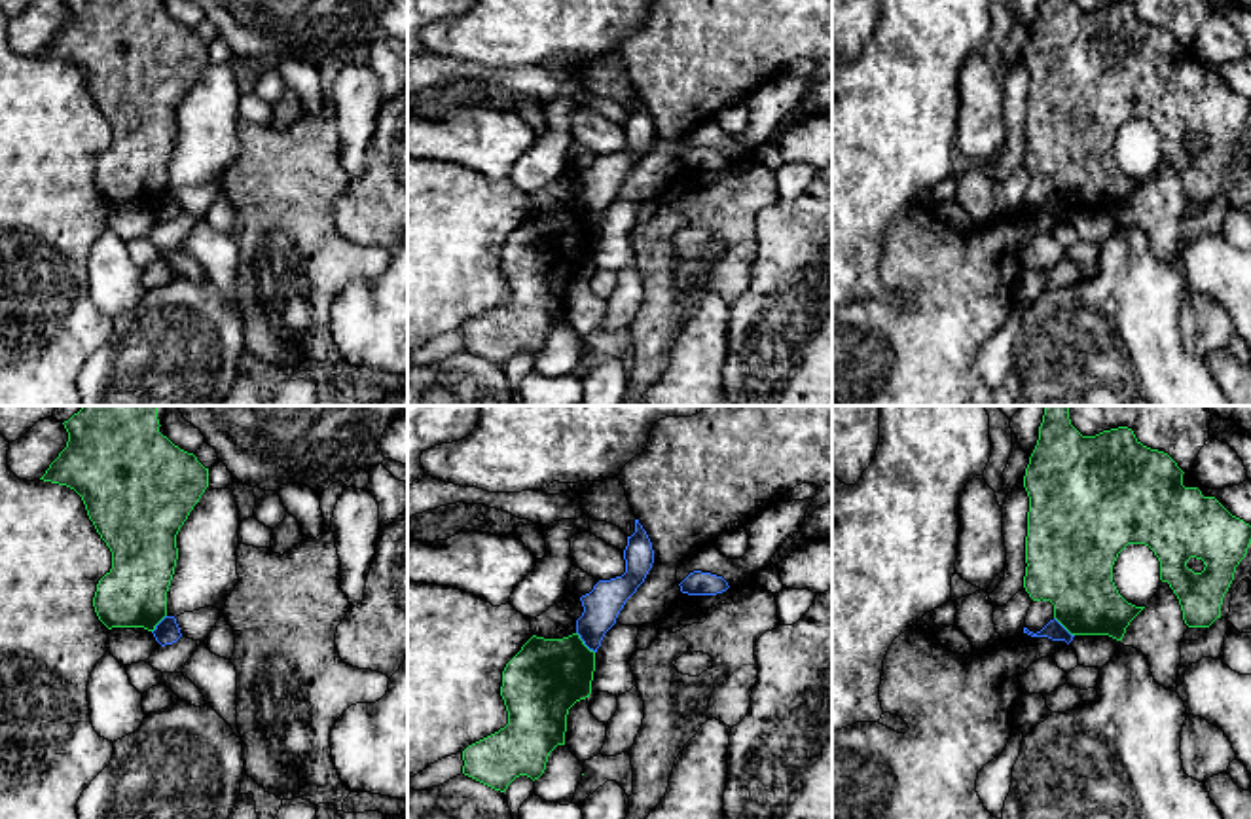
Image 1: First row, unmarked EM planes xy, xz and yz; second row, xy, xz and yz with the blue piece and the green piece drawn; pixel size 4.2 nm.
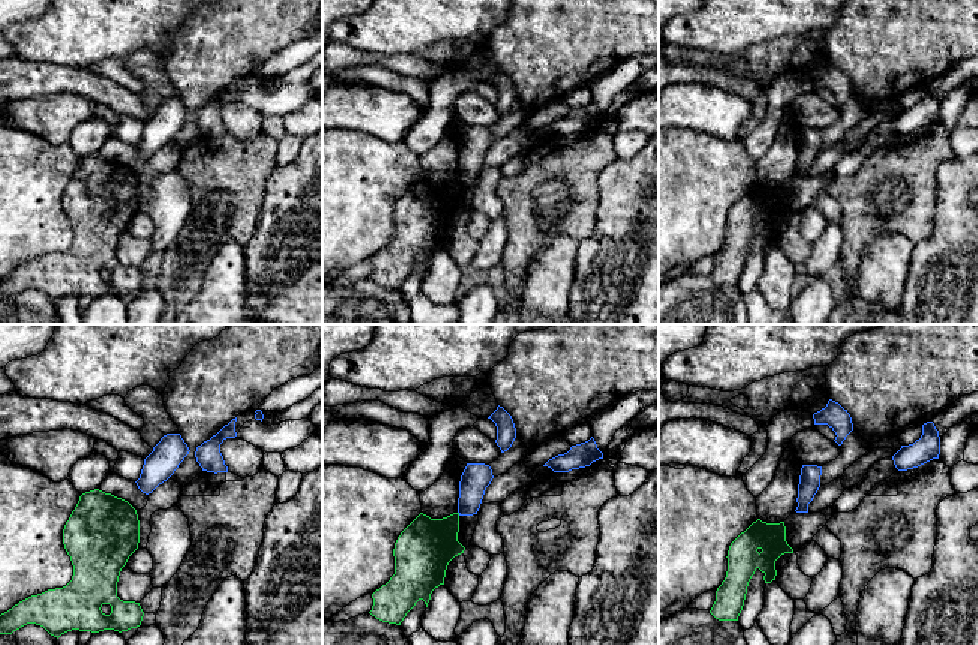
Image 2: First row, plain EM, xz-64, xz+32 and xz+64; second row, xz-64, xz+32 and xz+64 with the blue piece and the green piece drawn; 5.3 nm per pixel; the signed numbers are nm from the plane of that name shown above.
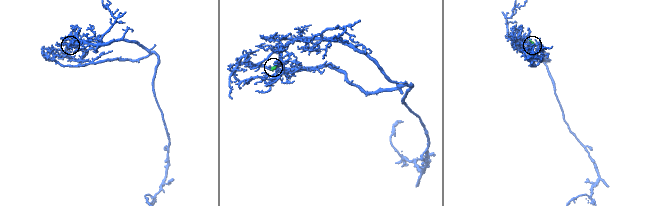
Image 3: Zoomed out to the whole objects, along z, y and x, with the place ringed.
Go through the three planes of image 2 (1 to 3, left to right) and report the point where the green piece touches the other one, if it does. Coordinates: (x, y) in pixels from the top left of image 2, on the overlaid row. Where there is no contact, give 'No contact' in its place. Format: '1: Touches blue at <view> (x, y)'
1: No contact
2: Touches blue at xz+32 (458, 512)
3: No contact

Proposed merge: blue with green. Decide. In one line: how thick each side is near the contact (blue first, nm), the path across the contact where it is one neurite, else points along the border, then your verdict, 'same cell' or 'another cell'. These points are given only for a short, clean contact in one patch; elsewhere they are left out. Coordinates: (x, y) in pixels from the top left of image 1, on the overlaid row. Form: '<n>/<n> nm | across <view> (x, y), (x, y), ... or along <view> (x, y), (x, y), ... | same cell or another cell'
160/320 nm | along xz (577, 632), (594, 653) | another cell

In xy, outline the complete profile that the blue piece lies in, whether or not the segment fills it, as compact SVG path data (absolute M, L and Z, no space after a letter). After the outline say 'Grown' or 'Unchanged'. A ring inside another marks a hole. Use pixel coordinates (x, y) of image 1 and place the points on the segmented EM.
M165 616L152 633L161 646L172 645L182 637L174 616Z. Unchanged

